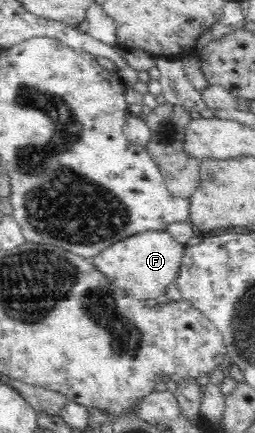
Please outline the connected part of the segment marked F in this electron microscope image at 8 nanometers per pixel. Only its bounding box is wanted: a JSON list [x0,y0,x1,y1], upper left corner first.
[94,231,185,301]

